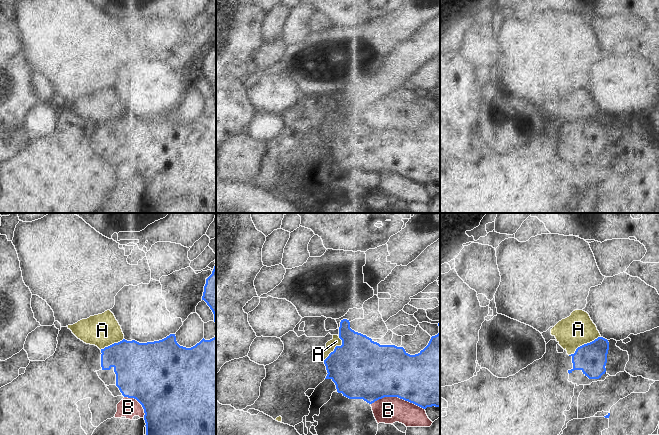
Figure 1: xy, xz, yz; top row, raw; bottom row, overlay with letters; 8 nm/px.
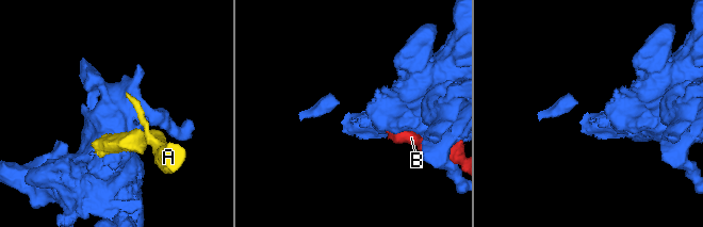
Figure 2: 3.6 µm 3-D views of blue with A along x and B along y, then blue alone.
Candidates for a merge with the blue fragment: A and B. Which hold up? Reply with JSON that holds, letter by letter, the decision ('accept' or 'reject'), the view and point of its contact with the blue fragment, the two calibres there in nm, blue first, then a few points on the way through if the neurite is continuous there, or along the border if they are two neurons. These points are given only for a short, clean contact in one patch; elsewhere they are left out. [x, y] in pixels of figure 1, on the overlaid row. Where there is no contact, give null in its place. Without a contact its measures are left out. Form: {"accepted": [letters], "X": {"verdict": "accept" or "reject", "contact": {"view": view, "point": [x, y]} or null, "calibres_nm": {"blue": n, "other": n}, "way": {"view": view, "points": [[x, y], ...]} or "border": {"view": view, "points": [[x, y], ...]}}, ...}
{"accepted": [], "A": {"verdict": "reject", "contact": {"view": "yz", "point": [584, 344]}, "calibres_nm": {"blue": 240, "other": 260}, "border": {"view": "yz", "points": [[600, 336], [580, 345], [569, 355]]}}, "B": {"verdict": "reject", "contact": {"view": "xz", "point": [398, 397]}, "calibres_nm": {"blue": 420, "other": 220}}}

